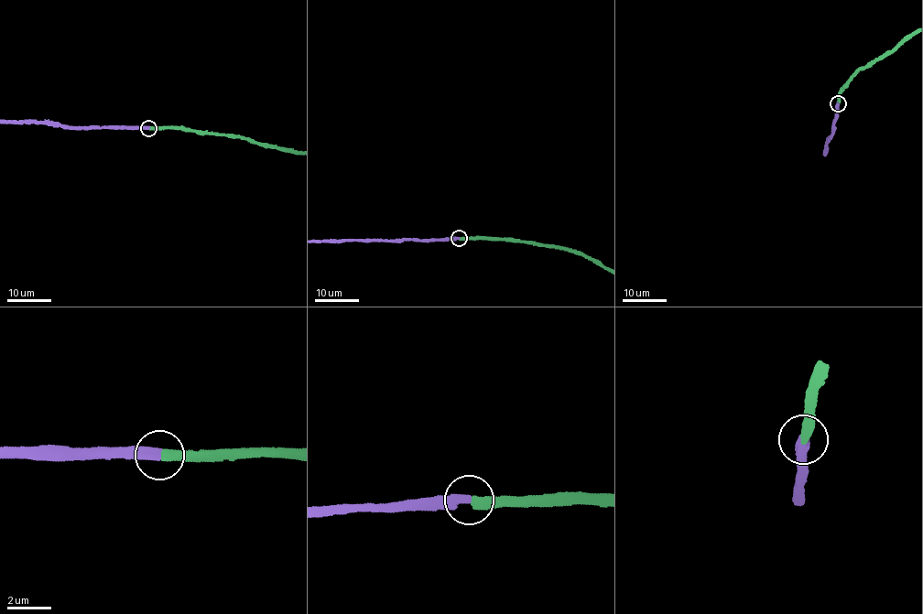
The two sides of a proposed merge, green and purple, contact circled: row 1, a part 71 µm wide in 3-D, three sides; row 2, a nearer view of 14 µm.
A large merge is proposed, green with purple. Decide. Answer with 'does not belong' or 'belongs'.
belongs

